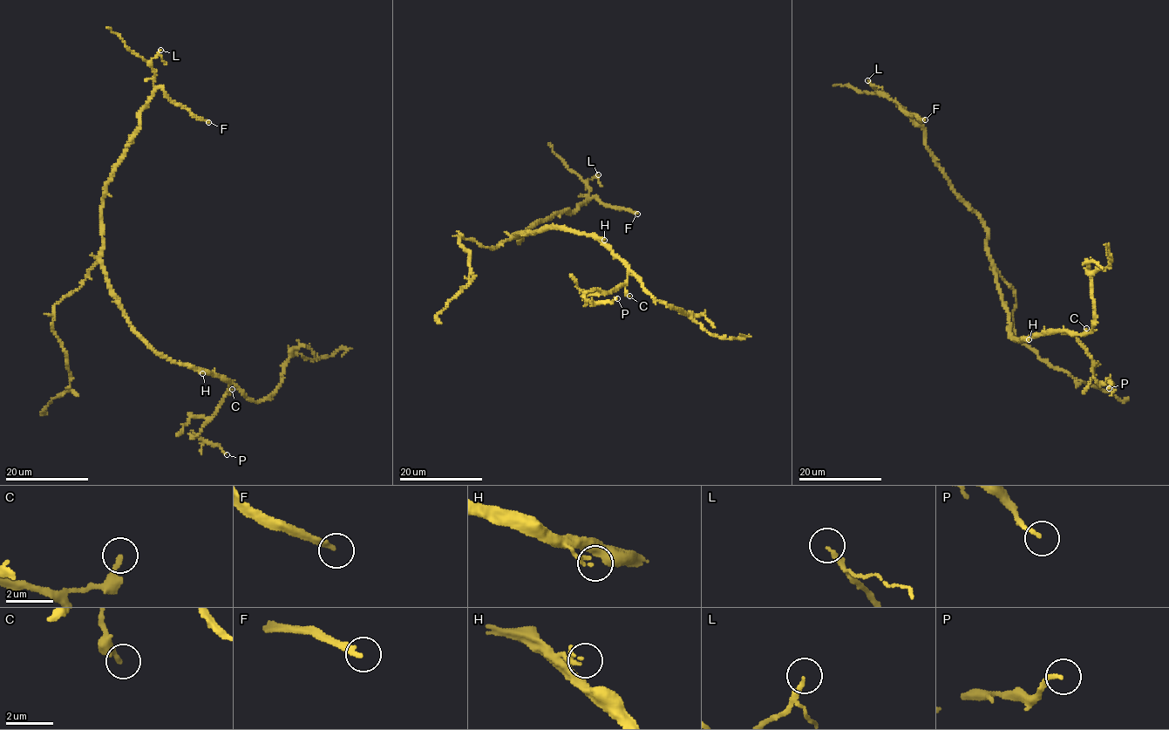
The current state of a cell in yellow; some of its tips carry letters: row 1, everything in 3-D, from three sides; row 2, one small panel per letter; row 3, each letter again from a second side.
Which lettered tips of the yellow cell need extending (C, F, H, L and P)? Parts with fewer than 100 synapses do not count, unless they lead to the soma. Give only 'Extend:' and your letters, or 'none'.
Extend: F, L

